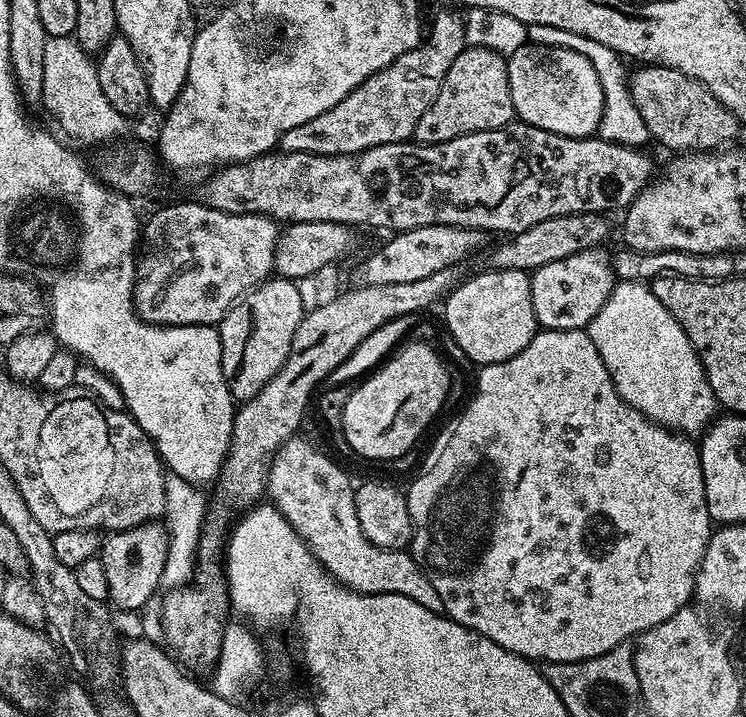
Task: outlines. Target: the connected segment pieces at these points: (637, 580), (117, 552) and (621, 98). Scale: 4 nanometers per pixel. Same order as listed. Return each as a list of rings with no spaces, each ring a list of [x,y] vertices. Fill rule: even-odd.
[[[537,331],[536,336],[530,342],[530,346],[526,346],[526,350],[514,354],[514,358],[510,358],[506,362],[485,364],[479,369],[479,372],[480,377],[476,380],[476,393],[473,394],[472,401],[469,402],[468,400],[463,405],[463,408],[465,407],[464,413],[457,418],[456,425],[452,428],[452,433],[445,438],[444,445],[441,446],[440,453],[436,456],[436,461],[409,488],[406,488],[410,522],[412,523],[410,555],[416,559],[416,564],[424,571],[426,578],[430,578],[434,590],[438,590],[438,598],[442,598],[442,606],[444,607],[443,615],[447,616],[449,620],[458,622],[462,626],[466,626],[470,630],[490,638],[490,642],[498,642],[498,646],[502,646],[507,652],[523,656],[525,660],[543,662],[544,664],[576,664],[580,660],[598,658],[602,654],[614,650],[614,646],[618,646],[622,642],[632,639],[633,636],[642,634],[646,630],[666,622],[671,616],[678,614],[680,608],[689,607],[696,587],[696,572],[700,568],[702,558],[706,554],[706,546],[710,542],[714,531],[710,510],[706,510],[708,495],[706,494],[706,486],[702,478],[702,462],[700,461],[699,447],[693,441],[691,444],[688,441],[691,439],[687,435],[674,432],[671,428],[663,428],[662,425],[656,424],[652,420],[647,420],[641,412],[634,410],[634,406],[630,406],[621,398],[614,386],[614,382],[610,378],[610,374],[606,370],[606,362],[602,362],[602,354],[598,354],[598,346],[594,346],[594,342],[589,338],[587,331]]]
[[[160,522],[139,524],[124,532],[113,532],[103,537],[98,558],[102,562],[102,570],[106,570],[108,600],[113,609],[139,613],[148,607],[155,597],[152,595],[162,588],[162,569],[166,566],[167,549],[168,529]]]
[[[531,25],[530,36],[533,41],[551,44],[553,48],[574,50],[592,63],[598,74],[598,82],[601,83],[603,100],[598,129],[599,139],[638,149],[643,149],[644,143],[649,143],[650,137],[646,130],[646,122],[642,122],[642,114],[638,114],[638,106],[634,106],[629,69],[624,69],[625,61],[617,52],[610,50],[610,46],[602,46],[602,42],[594,42],[594,38],[586,38],[582,34],[570,34],[570,30],[558,30],[554,26]]]

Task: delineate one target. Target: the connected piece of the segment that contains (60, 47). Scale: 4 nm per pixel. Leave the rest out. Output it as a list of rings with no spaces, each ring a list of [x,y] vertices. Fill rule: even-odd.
[[[51,36],[46,42],[42,104],[66,133],[88,144],[111,143],[128,124],[127,117],[115,110],[103,93],[91,53],[82,50],[72,36]]]

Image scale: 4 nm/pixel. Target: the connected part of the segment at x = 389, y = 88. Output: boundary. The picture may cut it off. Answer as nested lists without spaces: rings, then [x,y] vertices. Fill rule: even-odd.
[[[440,12],[436,21],[431,21],[430,31],[426,39],[414,50],[402,54],[390,66],[378,70],[362,86],[358,86],[334,110],[326,110],[326,114],[318,114],[310,122],[302,126],[294,126],[294,130],[286,130],[286,134],[280,139],[279,147],[286,152],[309,152],[319,156],[345,156],[362,150],[370,150],[374,146],[386,146],[387,144],[403,144],[413,139],[418,118],[426,114],[426,110],[434,102],[454,58],[464,51],[466,43],[464,40],[464,21],[460,16],[456,17],[452,12]]]

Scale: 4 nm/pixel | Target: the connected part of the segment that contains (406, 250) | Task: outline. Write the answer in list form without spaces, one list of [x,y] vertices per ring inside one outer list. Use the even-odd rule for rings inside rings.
[[[422,226],[414,230],[397,232],[372,253],[360,268],[364,284],[389,284],[390,282],[418,282],[418,278],[430,278],[438,270],[446,270],[464,262],[471,252],[483,246],[486,233],[480,228],[458,226]]]

